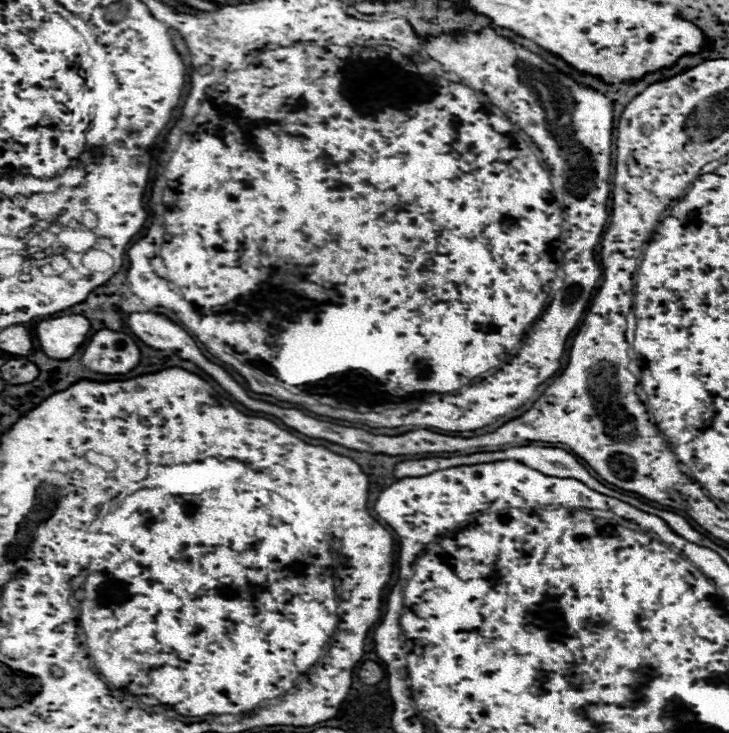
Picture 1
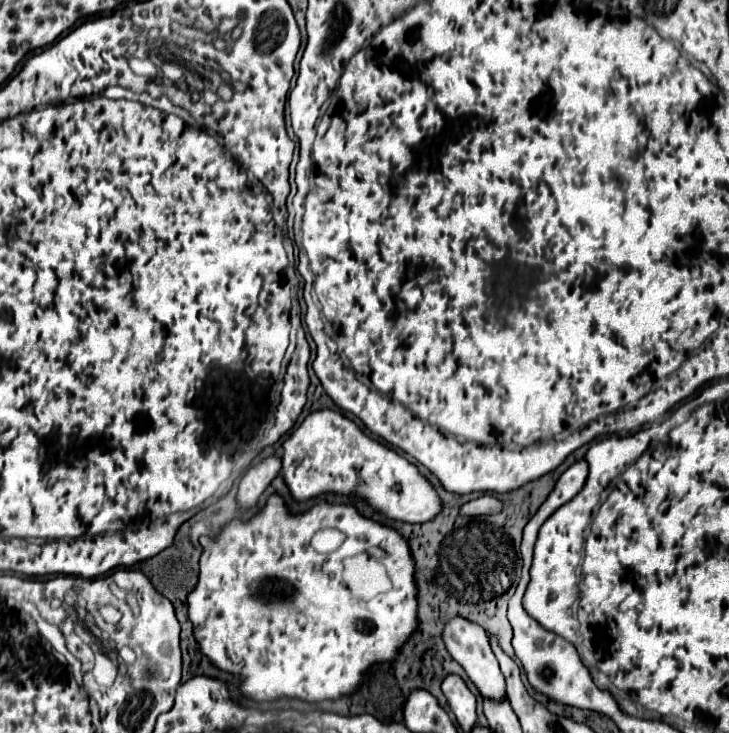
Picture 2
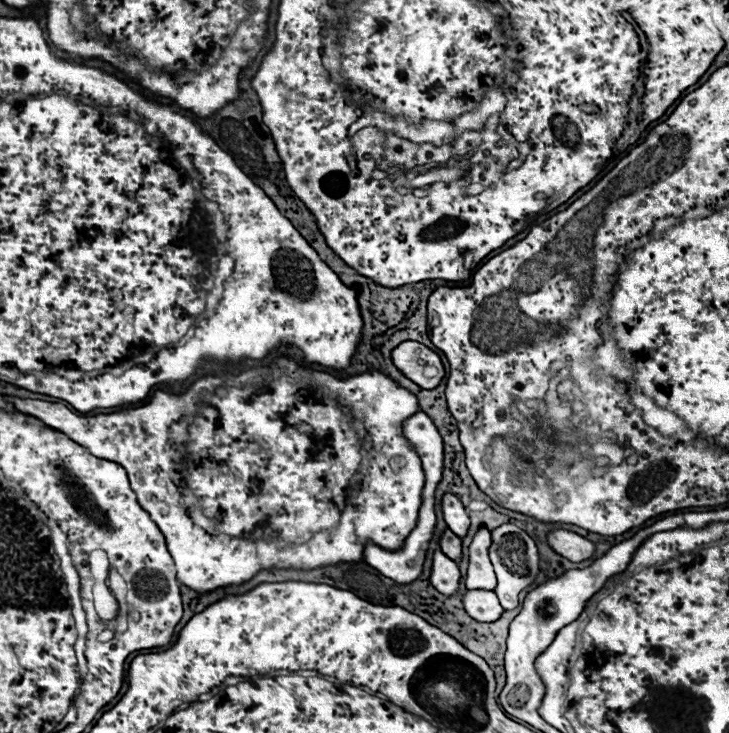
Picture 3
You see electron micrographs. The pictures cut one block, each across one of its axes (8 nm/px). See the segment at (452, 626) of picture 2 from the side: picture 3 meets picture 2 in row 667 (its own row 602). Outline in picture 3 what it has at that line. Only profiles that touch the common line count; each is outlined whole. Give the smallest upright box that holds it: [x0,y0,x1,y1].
[462,590,504,622]

